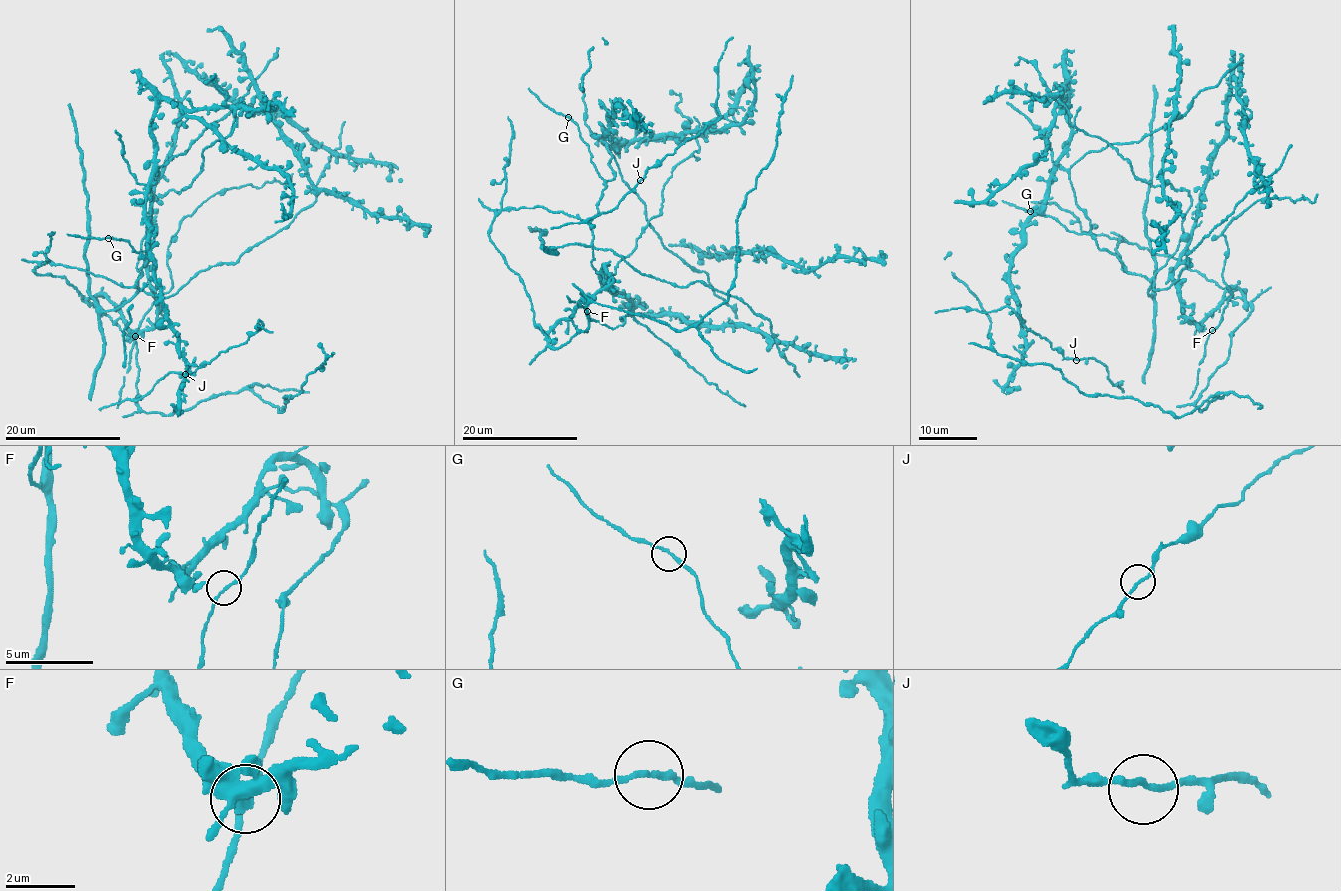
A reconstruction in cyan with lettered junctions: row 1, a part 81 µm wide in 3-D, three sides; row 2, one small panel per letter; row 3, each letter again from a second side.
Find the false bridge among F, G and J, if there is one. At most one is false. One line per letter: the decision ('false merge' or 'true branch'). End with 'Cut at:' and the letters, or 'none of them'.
F: true branch
G: true branch
J: true branch
Cut at: none of them

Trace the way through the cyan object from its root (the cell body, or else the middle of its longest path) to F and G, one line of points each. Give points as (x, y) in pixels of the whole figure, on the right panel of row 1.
F: (1131, 244), (1182, 259), (1221, 287), (1238, 289), (1229, 288), (1202, 324), (1208, 334), (1212, 330)
G: (1131, 244), (1120, 239), (1116, 249), (1127, 272), (1090, 235), (1070, 232), (1054, 218), (1030, 211)

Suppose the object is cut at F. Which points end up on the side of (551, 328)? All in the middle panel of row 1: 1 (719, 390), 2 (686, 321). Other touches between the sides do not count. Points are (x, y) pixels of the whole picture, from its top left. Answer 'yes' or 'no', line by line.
1: no
2: yes

